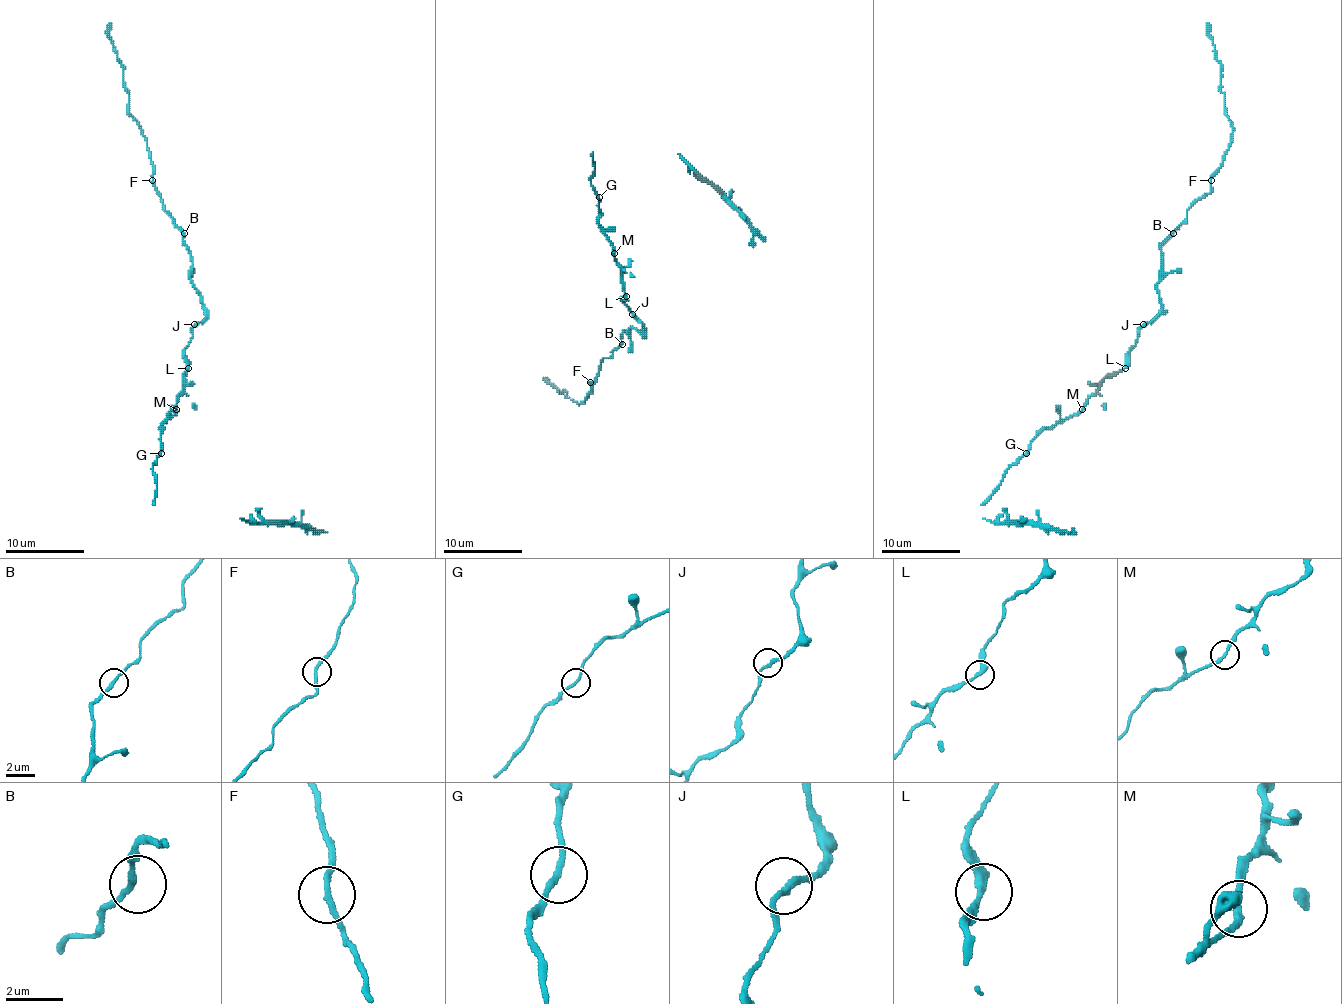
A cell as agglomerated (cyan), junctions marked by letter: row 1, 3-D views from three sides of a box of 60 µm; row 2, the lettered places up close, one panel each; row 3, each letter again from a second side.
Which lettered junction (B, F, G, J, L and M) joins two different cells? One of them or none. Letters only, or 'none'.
none

